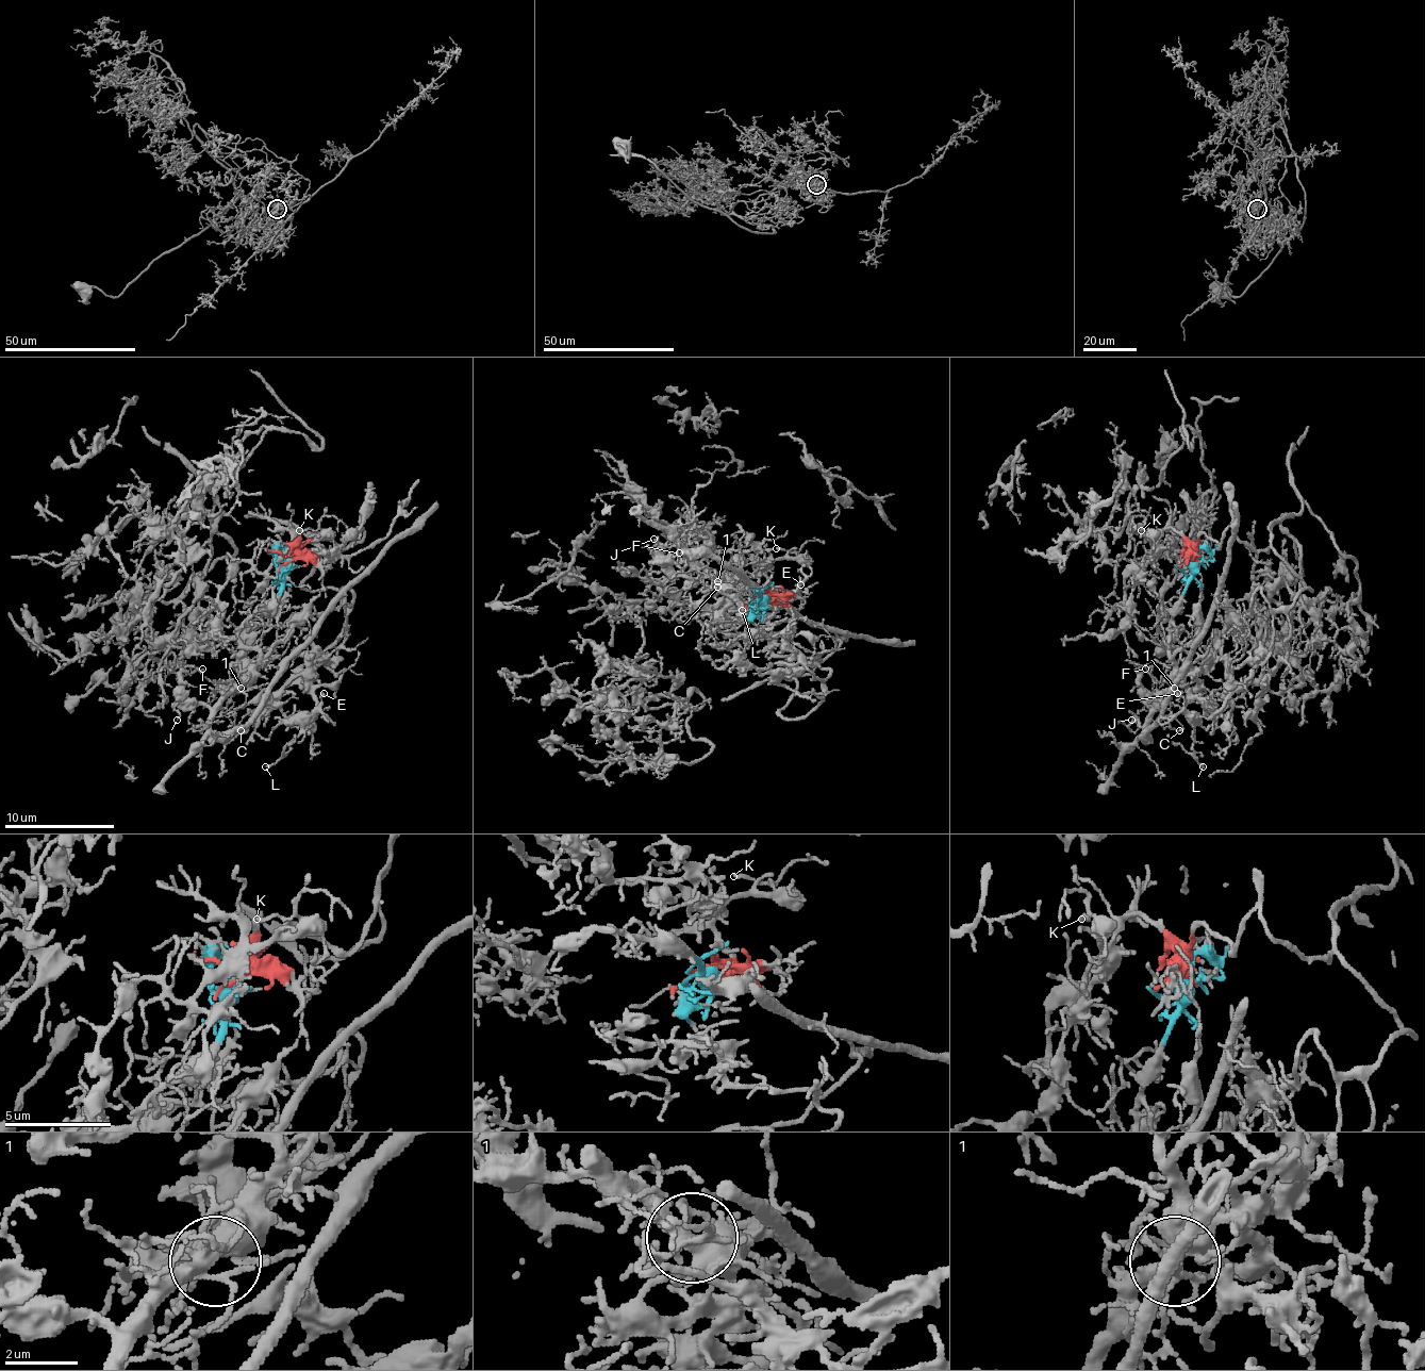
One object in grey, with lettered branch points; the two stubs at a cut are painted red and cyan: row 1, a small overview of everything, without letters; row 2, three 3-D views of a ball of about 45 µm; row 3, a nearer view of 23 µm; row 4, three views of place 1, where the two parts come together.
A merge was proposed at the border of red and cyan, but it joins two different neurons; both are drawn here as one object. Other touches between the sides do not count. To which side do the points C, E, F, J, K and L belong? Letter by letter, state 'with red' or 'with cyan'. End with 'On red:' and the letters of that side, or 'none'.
C: with cyan
E: with red
F: with cyan
J: with cyan
K: with red
L: with red
On red: E, K, L

